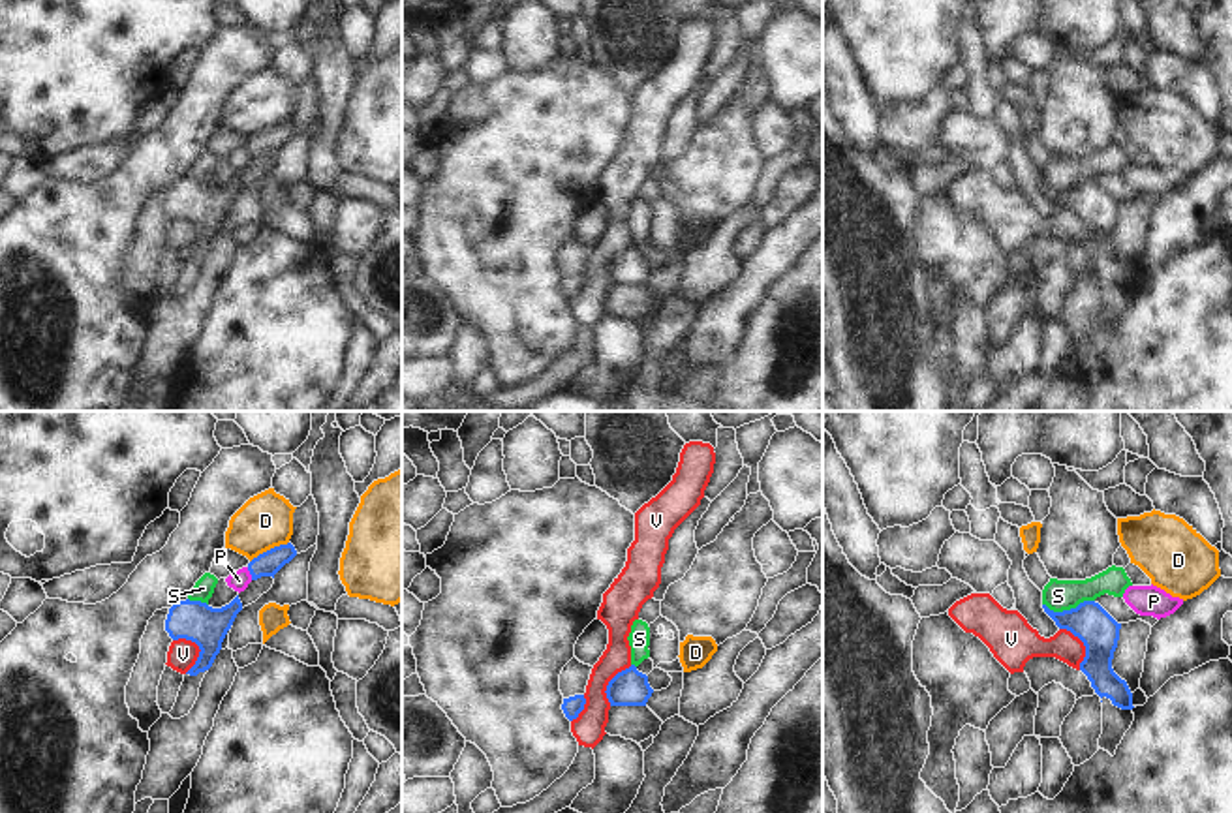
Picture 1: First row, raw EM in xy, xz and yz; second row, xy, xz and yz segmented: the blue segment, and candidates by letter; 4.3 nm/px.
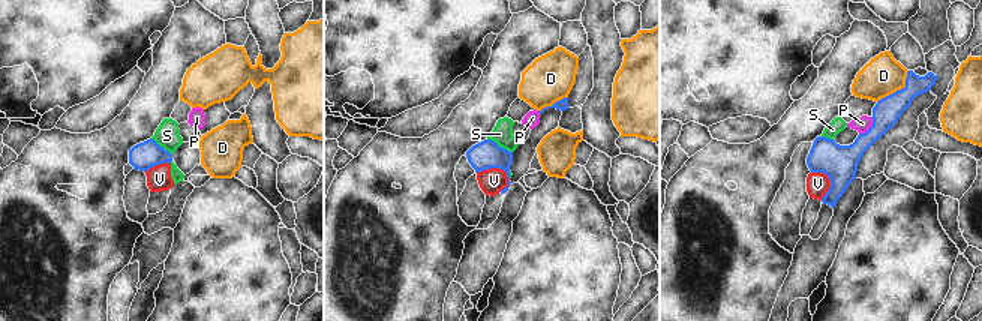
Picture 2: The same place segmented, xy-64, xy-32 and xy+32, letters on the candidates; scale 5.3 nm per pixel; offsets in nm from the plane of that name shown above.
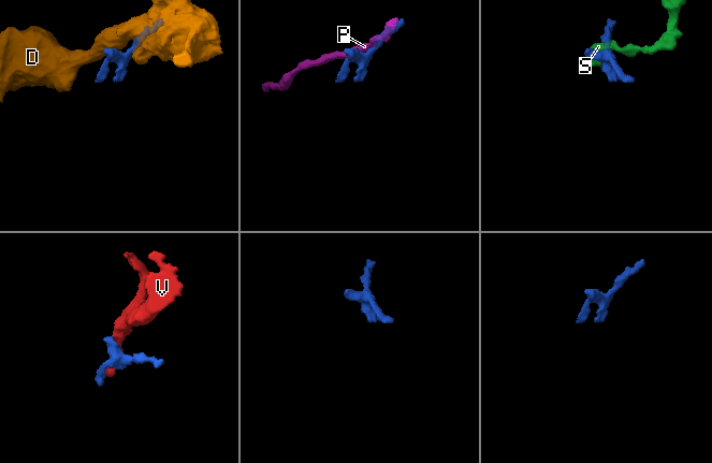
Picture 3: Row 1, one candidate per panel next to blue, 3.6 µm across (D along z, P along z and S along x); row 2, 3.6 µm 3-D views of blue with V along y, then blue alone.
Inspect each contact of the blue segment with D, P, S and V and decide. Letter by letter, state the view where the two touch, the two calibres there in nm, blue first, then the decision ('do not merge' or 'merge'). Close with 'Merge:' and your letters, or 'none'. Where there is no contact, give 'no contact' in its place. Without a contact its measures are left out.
D: meets blue in xy; 110 nm thick on the blue side, 240 nm on the other; do not merge
P: meets blue in xy; 110 nm thick on the blue side, 90 nm on the other; do not merge
S: meets blue in yz; 170 nm thick on the blue side, 140 nm on the other; do not merge
V: meets blue in xy; 170 nm thick on the blue side, 130 nm on the other; do not merge
Merge: none

